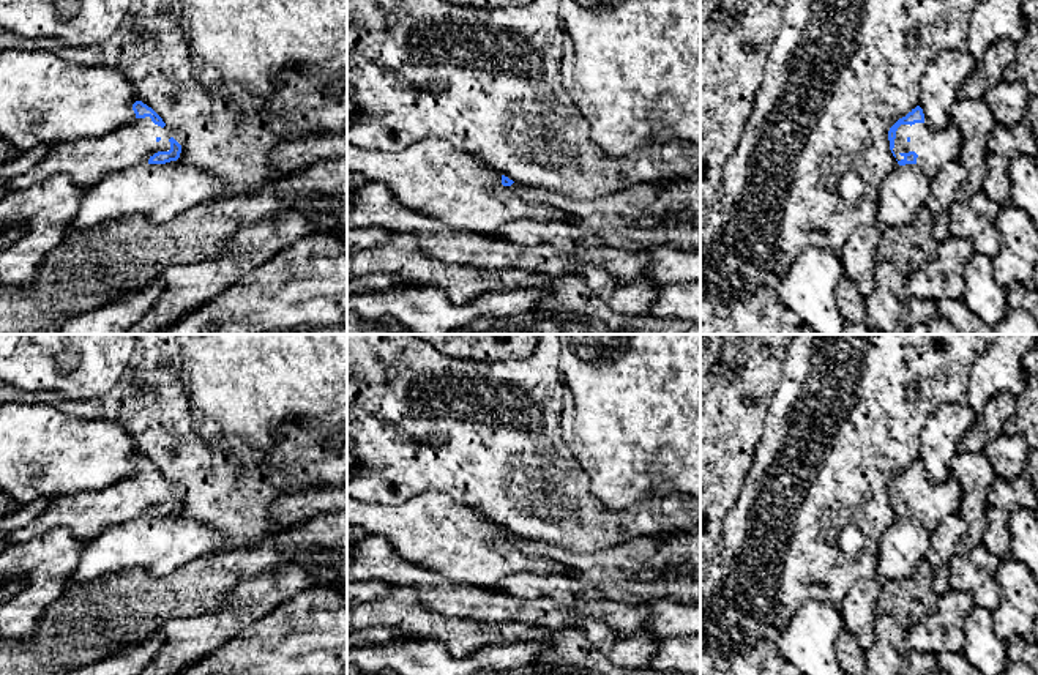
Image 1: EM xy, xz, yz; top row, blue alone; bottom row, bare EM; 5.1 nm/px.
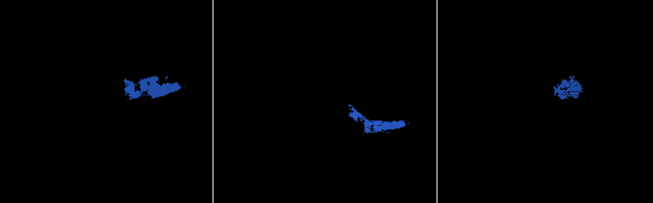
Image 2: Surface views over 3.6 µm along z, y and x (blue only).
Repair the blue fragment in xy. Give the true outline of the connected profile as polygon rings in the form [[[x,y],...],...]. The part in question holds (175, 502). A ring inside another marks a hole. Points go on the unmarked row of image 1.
[[[142,454],[133,464],[136,473],[112,486],[50,498],[38,517],[11,535],[11,543],[27,543],[60,527],[85,543],[126,522],[177,514],[181,498],[162,472]]]

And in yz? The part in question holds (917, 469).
[[[920,459],[890,481],[888,494],[899,519],[917,517],[929,531],[934,531],[947,514],[959,513],[962,498],[962,489],[954,478],[931,483]]]

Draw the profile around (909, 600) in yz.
[[[923,560],[910,577],[885,580],[880,587],[876,613],[891,615],[907,631],[937,610],[939,598],[932,588],[932,569]]]

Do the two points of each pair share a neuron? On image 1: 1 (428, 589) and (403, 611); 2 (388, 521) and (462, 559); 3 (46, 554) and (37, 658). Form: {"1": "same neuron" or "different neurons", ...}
{"1": "different neurons", "2": "same neuron", "3": "different neurons"}

